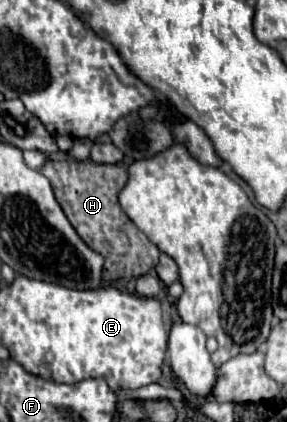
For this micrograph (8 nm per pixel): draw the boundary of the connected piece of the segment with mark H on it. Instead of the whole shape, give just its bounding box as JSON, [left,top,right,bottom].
[41,160,161,282]

